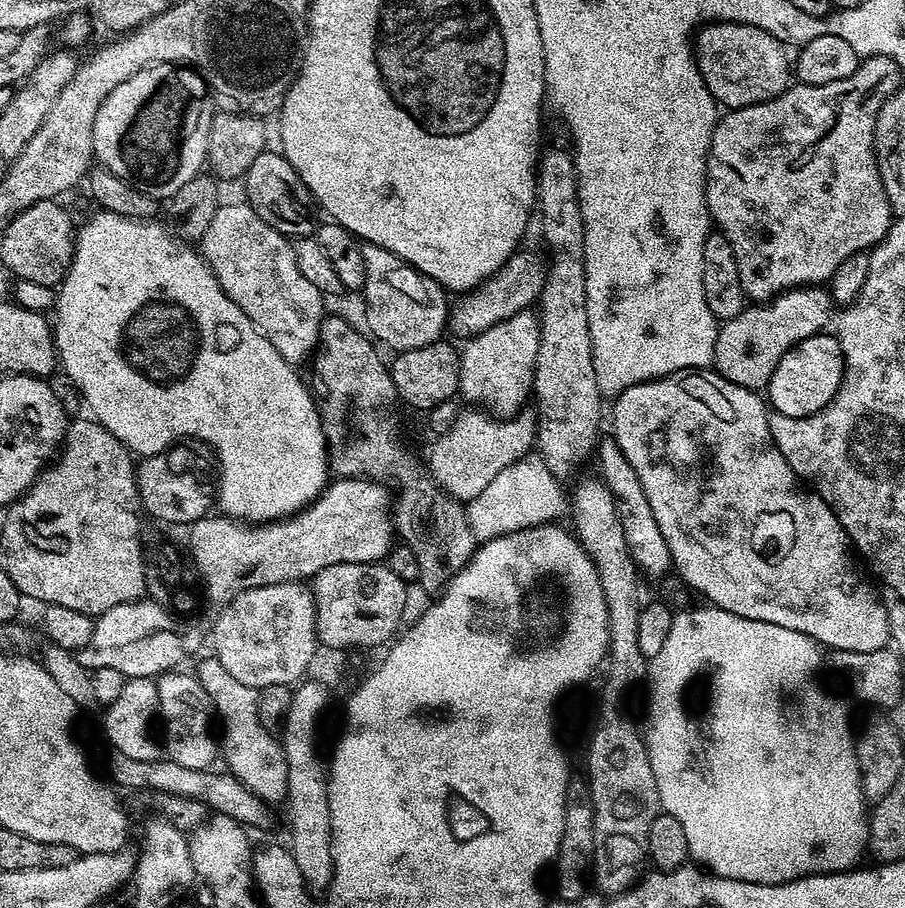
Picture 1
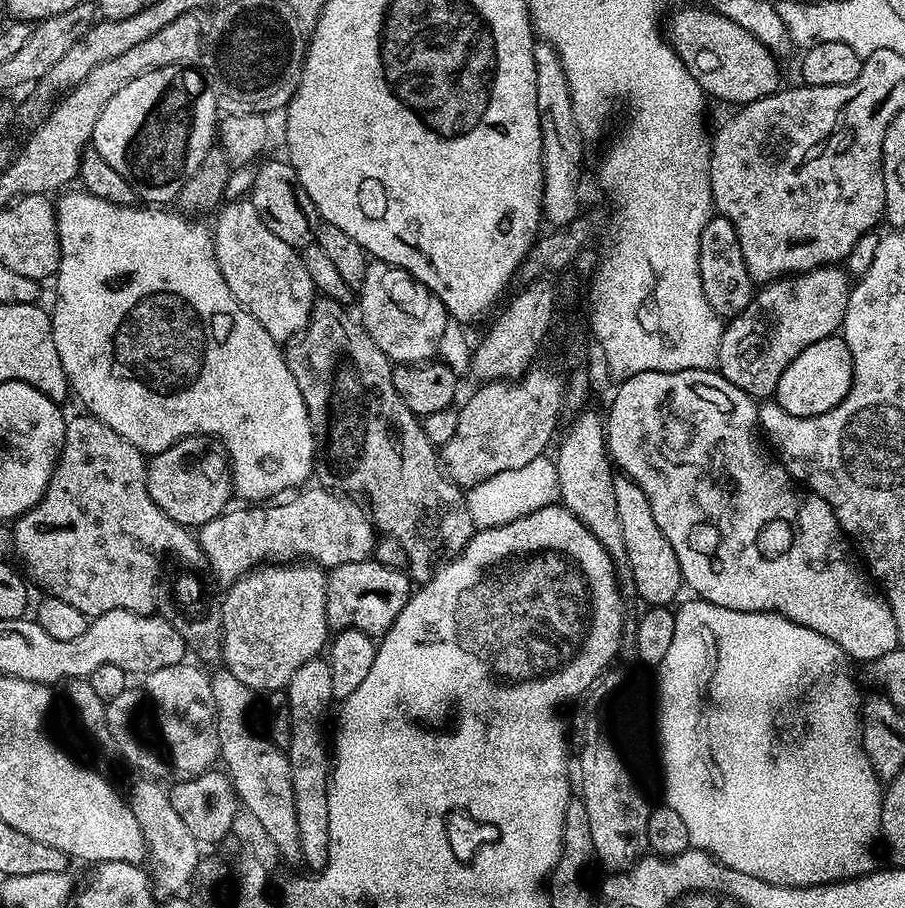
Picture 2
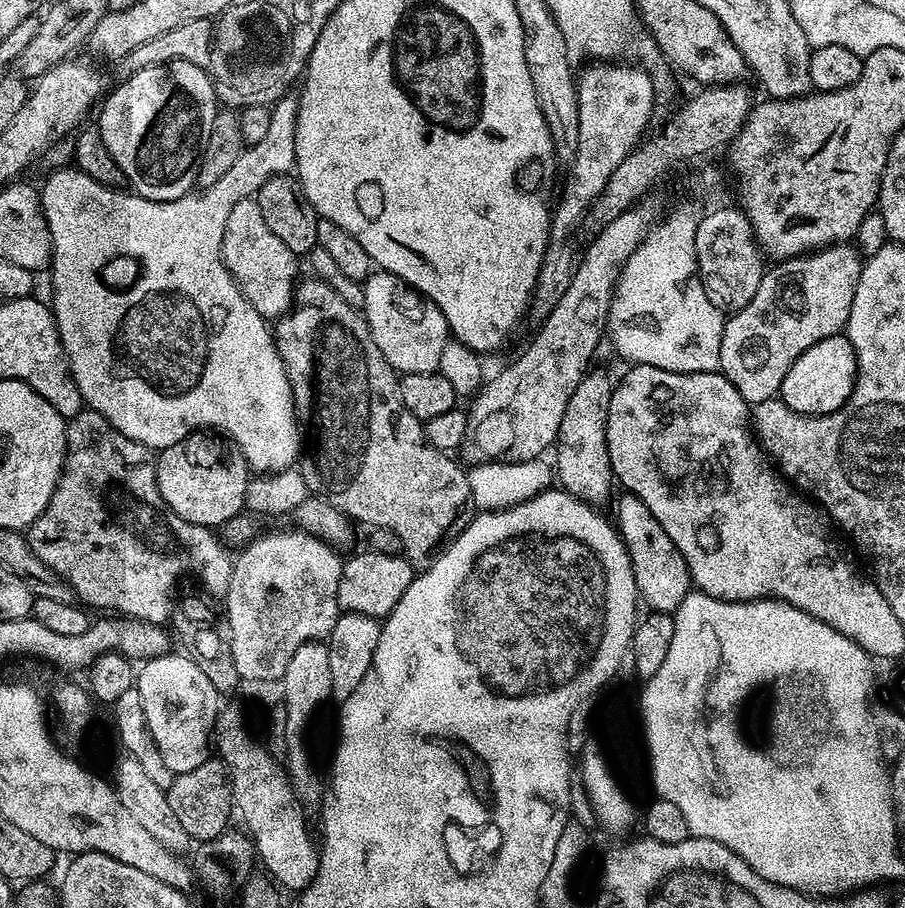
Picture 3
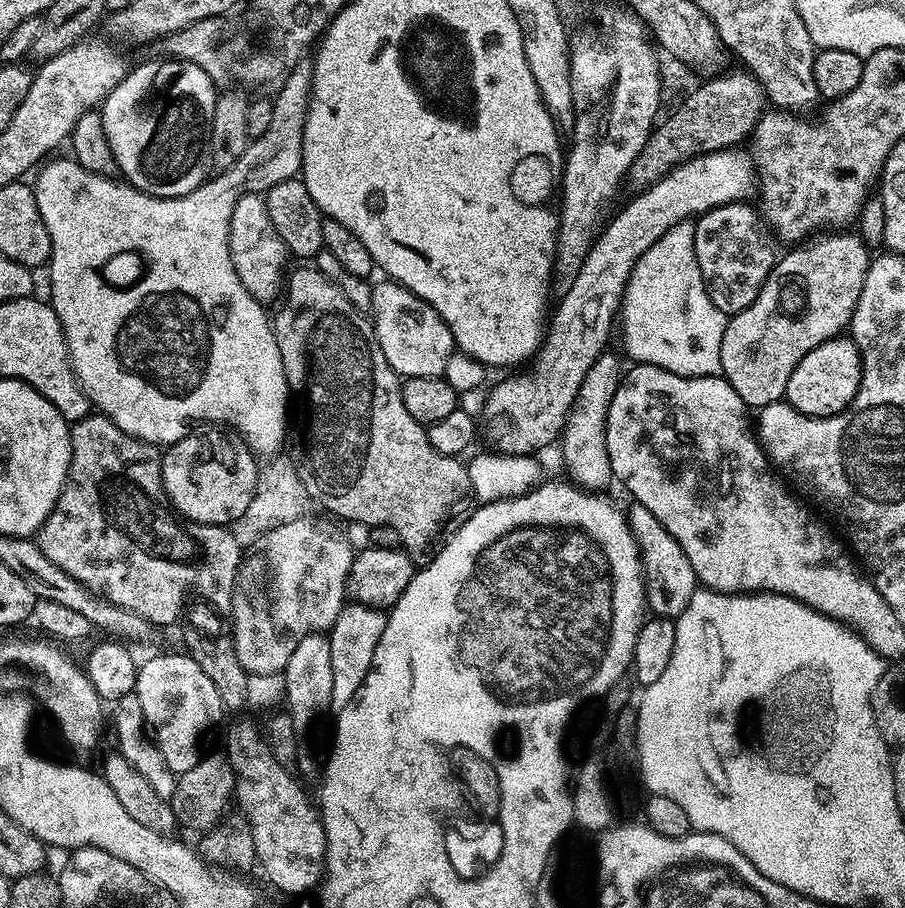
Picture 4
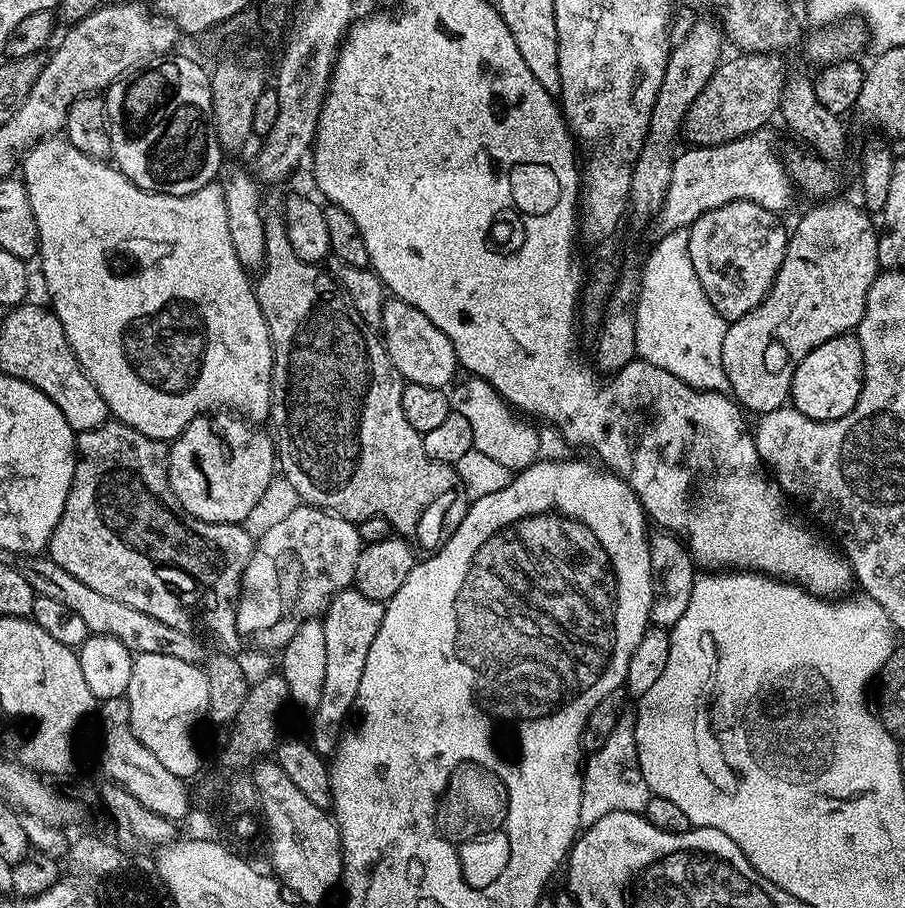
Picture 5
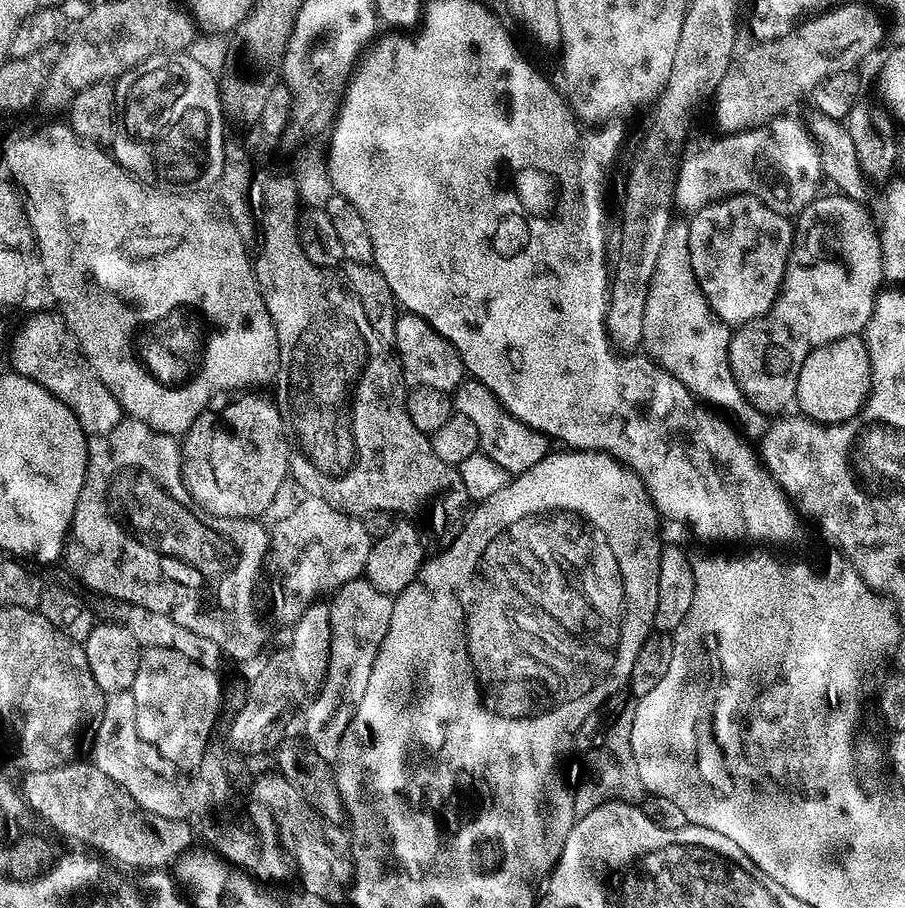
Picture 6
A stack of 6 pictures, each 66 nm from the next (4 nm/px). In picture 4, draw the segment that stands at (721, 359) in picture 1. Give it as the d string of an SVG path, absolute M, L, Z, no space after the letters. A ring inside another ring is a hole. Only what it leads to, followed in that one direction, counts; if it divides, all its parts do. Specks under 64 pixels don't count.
M846 230L809 235L785 256L783 253L770 270L758 298L729 319L726 334L722 334L720 370L749 409L759 410L784 400L794 366L814 346L833 340L851 325L866 282L870 248L855 231L842 231Z

